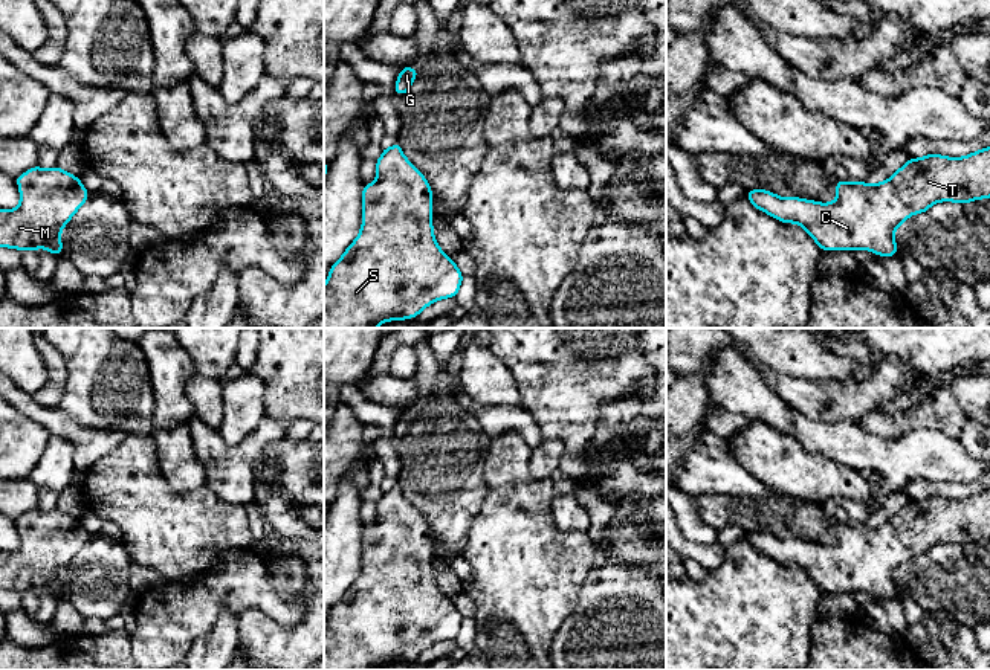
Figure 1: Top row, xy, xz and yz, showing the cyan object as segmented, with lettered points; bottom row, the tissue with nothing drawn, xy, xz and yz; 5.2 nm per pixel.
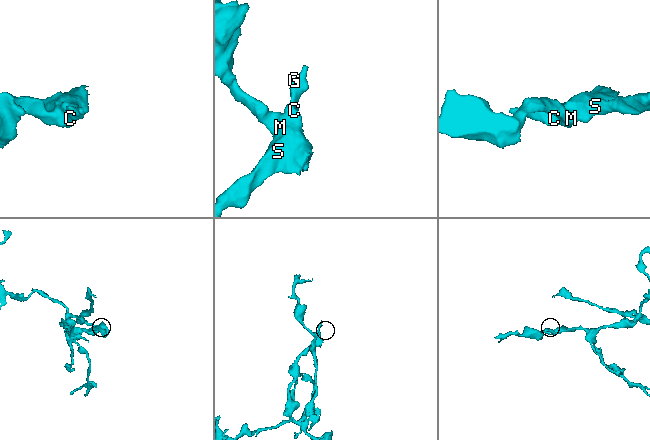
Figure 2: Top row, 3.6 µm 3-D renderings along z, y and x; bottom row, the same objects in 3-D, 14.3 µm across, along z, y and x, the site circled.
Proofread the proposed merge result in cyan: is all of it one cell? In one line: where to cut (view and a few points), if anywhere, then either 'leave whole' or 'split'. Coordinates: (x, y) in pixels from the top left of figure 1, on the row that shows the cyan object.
cut none; leave whole

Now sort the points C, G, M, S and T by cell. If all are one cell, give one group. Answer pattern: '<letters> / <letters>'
C G M S T

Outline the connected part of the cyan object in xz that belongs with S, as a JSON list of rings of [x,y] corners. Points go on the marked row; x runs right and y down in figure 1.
[[[394,143],[390,148],[385,148],[376,162],[377,177],[371,185],[364,185],[362,189],[362,226],[356,240],[347,247],[344,255],[332,266],[328,272],[327,282],[324,284],[324,328],[377,328],[387,321],[403,321],[409,317],[416,317],[422,313],[423,308],[431,305],[438,299],[455,298],[460,284],[463,281],[463,275],[455,266],[454,259],[451,259],[437,244],[434,238],[434,226],[431,223],[432,217],[432,192],[431,186],[423,177],[423,174],[414,166],[405,156],[400,148],[400,143]]]

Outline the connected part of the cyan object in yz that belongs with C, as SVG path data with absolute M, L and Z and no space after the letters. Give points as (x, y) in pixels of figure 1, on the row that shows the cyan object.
M990 147L964 157L927 154L909 159L885 182L868 185L837 180L836 191L837 198L831 203L798 197L782 198L764 189L752 189L746 195L756 209L770 217L802 226L822 250L865 249L880 256L895 256L894 232L912 214L923 214L938 201L966 205L990 197Z

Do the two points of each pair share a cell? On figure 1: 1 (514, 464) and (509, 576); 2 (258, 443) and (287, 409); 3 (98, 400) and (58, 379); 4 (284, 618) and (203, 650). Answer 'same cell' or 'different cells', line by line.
1: same cell
2: different cells
3: different cells
4: different cells

